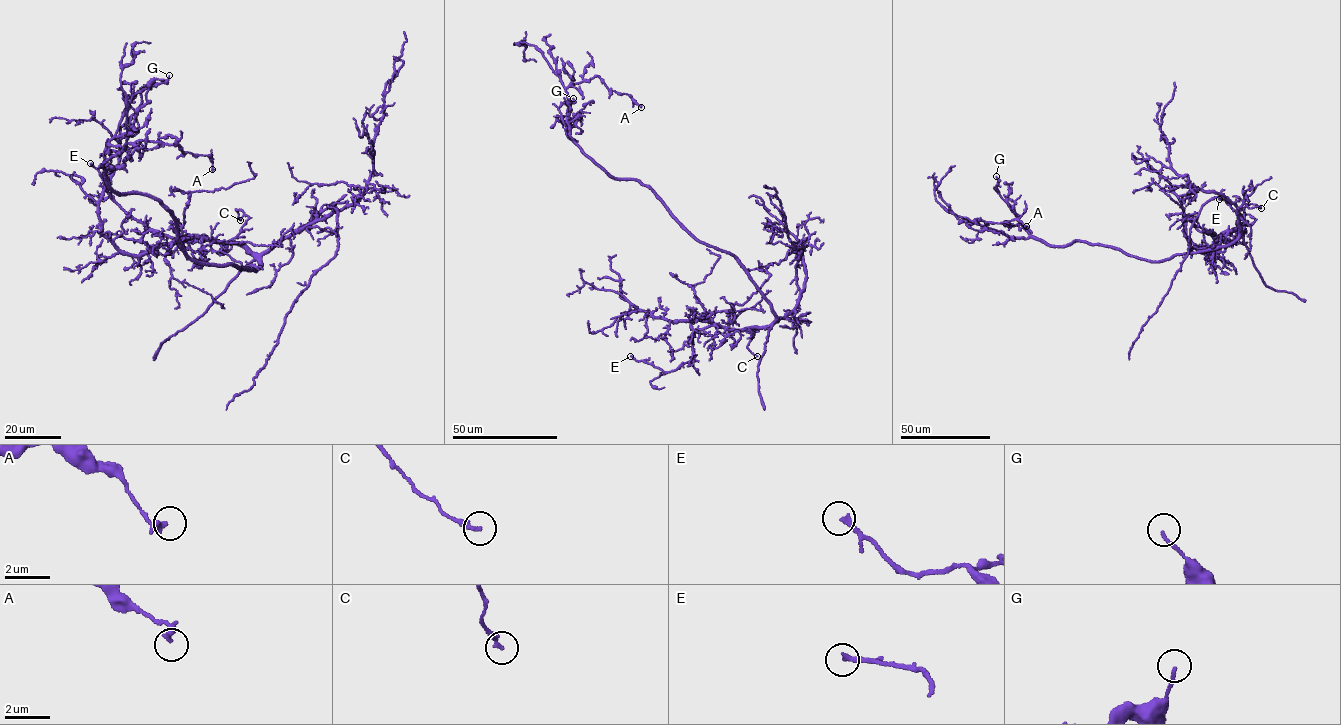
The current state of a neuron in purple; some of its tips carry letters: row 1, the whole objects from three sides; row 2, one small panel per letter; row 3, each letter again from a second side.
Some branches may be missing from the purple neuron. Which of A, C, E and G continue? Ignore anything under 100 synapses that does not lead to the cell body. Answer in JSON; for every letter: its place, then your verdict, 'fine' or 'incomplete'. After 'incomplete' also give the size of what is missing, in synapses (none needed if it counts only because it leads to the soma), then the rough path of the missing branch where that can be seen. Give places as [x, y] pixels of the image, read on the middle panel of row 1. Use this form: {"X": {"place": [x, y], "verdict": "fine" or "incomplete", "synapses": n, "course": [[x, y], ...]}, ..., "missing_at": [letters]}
{"A": {"place": [641, 107], "verdict": "fine"}, "C": {"place": [757, 356], "verdict": "fine"}, "E": {"place": [630, 356], "verdict": "fine"}, "G": {"place": [573, 98], "verdict": "fine"}, "missing_at": []}

